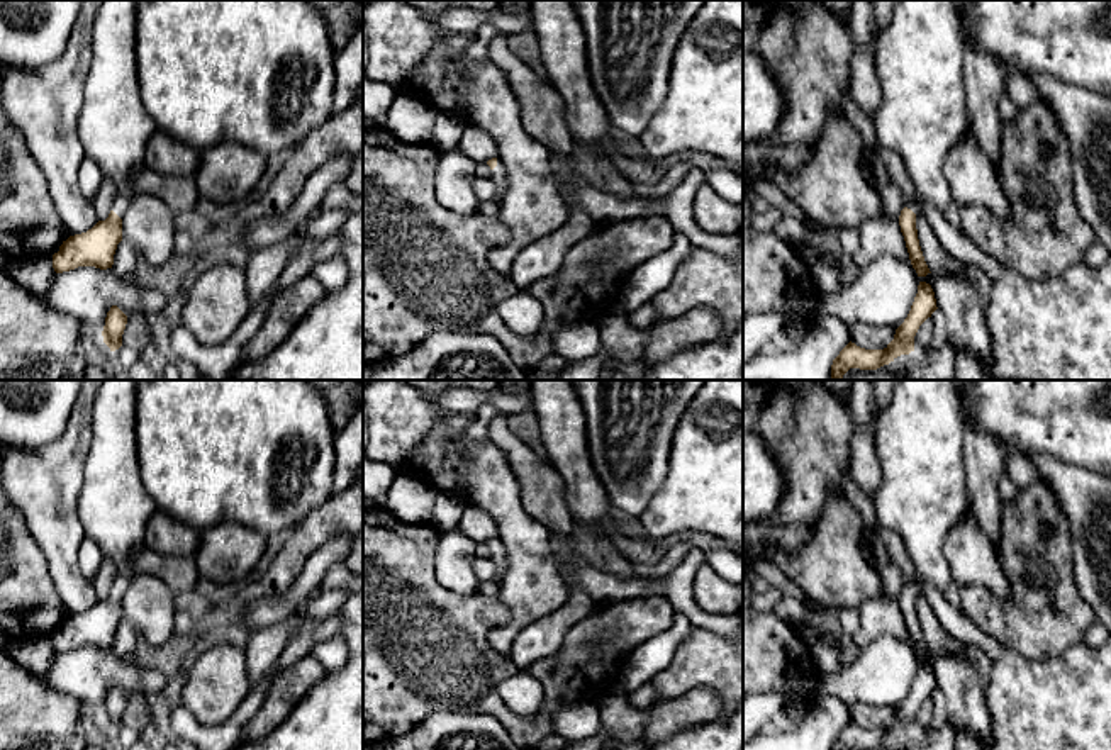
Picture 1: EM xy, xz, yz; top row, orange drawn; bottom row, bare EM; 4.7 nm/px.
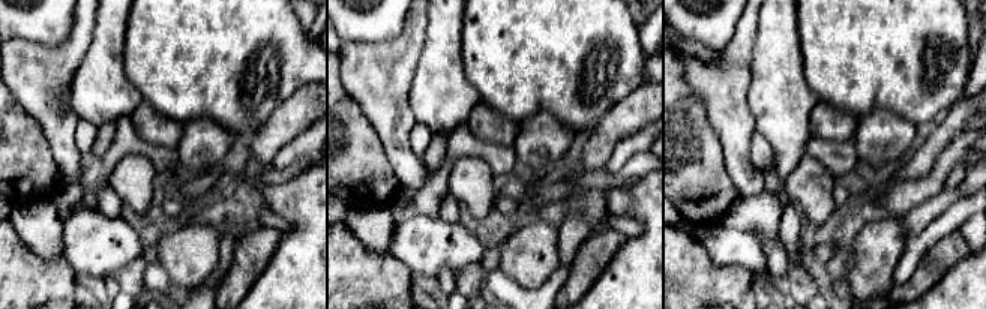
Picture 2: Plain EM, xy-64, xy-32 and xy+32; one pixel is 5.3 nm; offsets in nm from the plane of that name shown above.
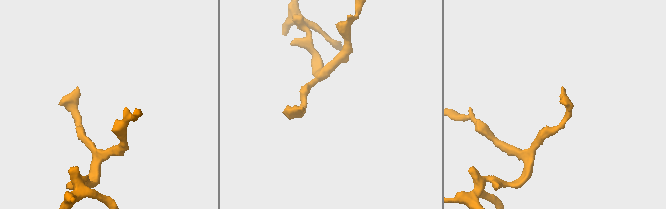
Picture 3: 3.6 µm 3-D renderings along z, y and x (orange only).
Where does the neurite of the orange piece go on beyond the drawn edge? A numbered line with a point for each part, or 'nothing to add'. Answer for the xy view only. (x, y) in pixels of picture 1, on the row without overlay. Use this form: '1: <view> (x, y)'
1: xy (114, 508)

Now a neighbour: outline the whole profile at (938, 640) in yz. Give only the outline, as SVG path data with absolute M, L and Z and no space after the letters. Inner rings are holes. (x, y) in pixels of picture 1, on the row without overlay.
M916 594L916 609L924 641L931 653L953 653L970 662L967 646L941 626L923 594Z

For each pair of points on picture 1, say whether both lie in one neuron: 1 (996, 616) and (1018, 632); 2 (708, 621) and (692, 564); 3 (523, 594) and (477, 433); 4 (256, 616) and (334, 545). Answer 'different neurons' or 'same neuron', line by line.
1: same neuron
2: same neuron
3: different neurons
4: same neuron

